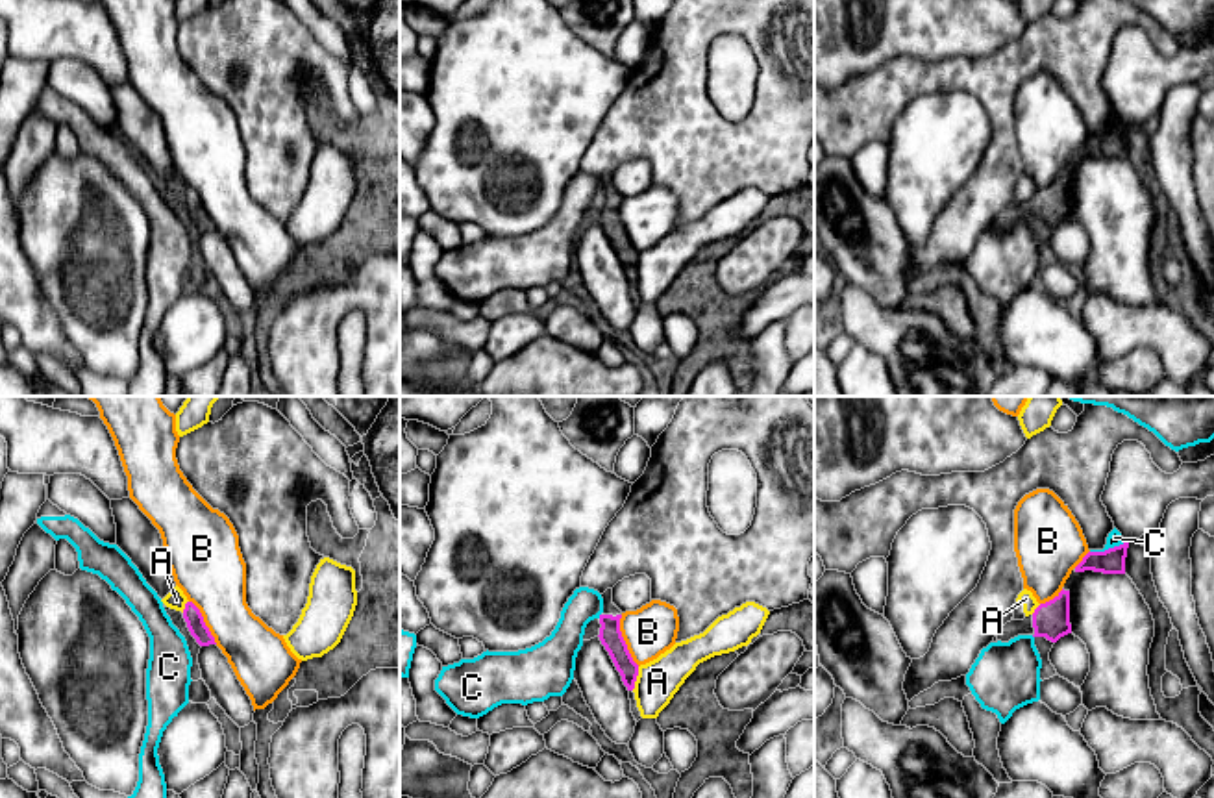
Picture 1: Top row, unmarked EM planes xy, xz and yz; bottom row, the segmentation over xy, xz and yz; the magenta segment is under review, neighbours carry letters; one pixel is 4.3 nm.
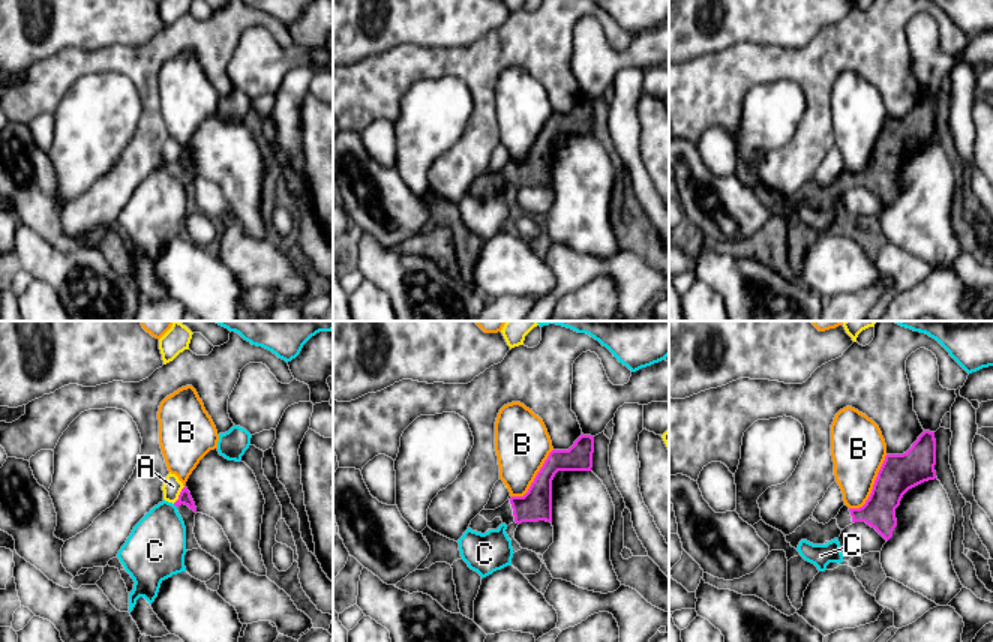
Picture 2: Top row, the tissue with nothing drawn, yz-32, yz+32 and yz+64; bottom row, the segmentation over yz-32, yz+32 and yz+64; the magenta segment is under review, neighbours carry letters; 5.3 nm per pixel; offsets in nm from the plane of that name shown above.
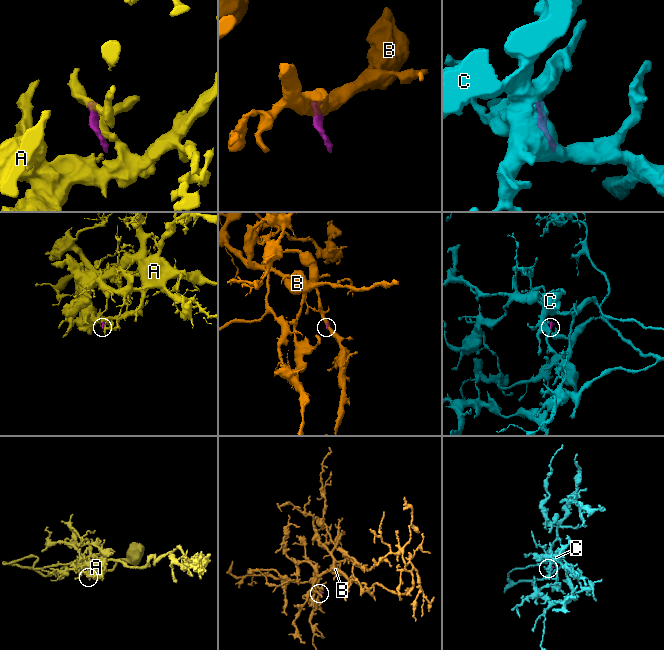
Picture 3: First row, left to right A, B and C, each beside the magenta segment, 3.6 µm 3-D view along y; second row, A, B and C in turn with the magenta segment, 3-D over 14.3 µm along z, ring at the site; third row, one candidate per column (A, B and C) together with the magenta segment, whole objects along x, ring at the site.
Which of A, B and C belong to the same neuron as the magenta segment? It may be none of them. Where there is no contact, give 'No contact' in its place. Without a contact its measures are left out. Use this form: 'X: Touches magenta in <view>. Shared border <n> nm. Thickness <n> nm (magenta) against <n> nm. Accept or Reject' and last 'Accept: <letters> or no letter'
A: Touches magenta in xz. Shared border 110 nm. Thickness 100 nm (magenta) against 180 nm. Reject
B: Touches magenta in xz. Shared border 240 nm. Thickness 100 nm (magenta) against 220 nm. Reject
C: Touches magenta in yz. Shared border 160 nm. Thickness 110 nm (magenta) against 70 nm. Reject
Accept: no letter

